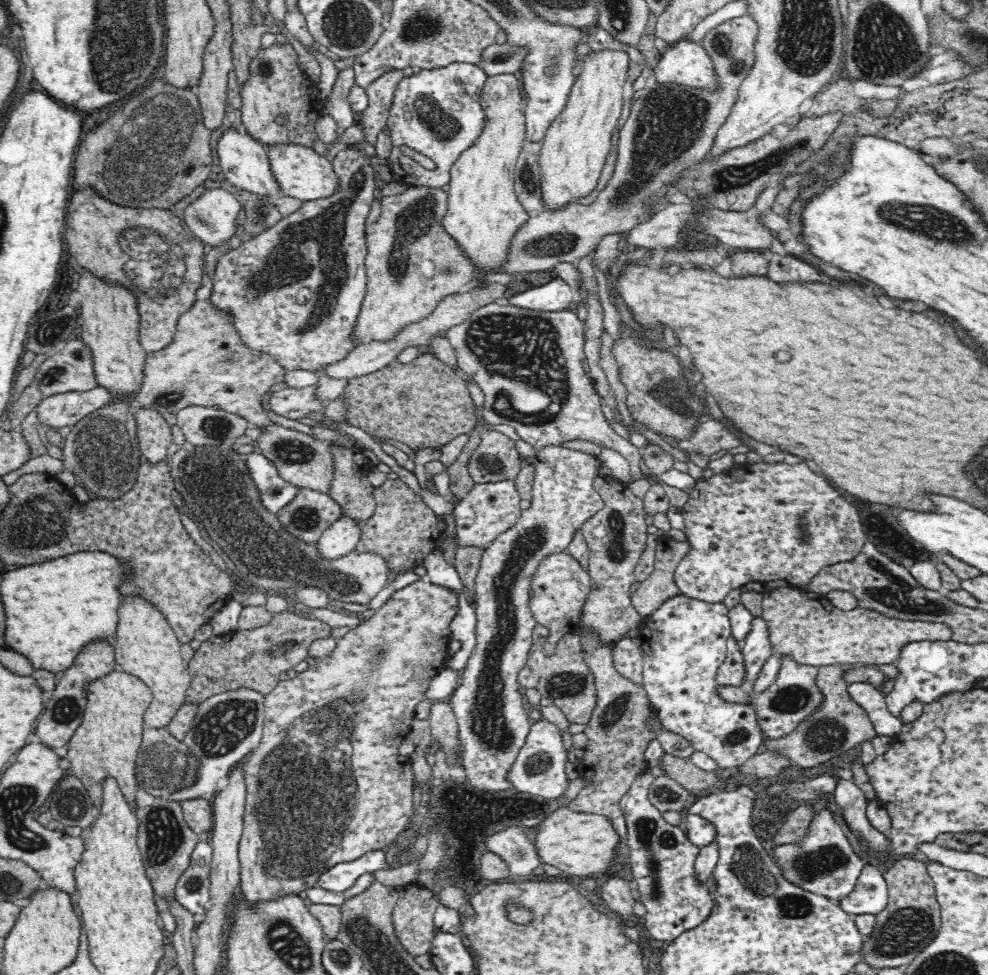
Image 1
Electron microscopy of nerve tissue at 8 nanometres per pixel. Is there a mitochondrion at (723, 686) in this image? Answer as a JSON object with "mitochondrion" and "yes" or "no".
{"mitochondrion":"no"}

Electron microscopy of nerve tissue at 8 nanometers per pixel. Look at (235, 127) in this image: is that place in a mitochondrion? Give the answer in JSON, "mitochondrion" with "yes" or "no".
{"mitochondrion":"no"}

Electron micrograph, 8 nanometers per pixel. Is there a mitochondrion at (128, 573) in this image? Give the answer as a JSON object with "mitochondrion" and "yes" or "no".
{"mitochondrion":"no"}

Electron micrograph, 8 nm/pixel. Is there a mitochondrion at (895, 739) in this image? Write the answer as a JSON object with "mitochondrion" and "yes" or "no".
{"mitochondrion":"no"}

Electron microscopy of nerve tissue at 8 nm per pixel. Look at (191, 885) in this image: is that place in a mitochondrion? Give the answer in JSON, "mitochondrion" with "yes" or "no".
{"mitochondrion":"yes"}

